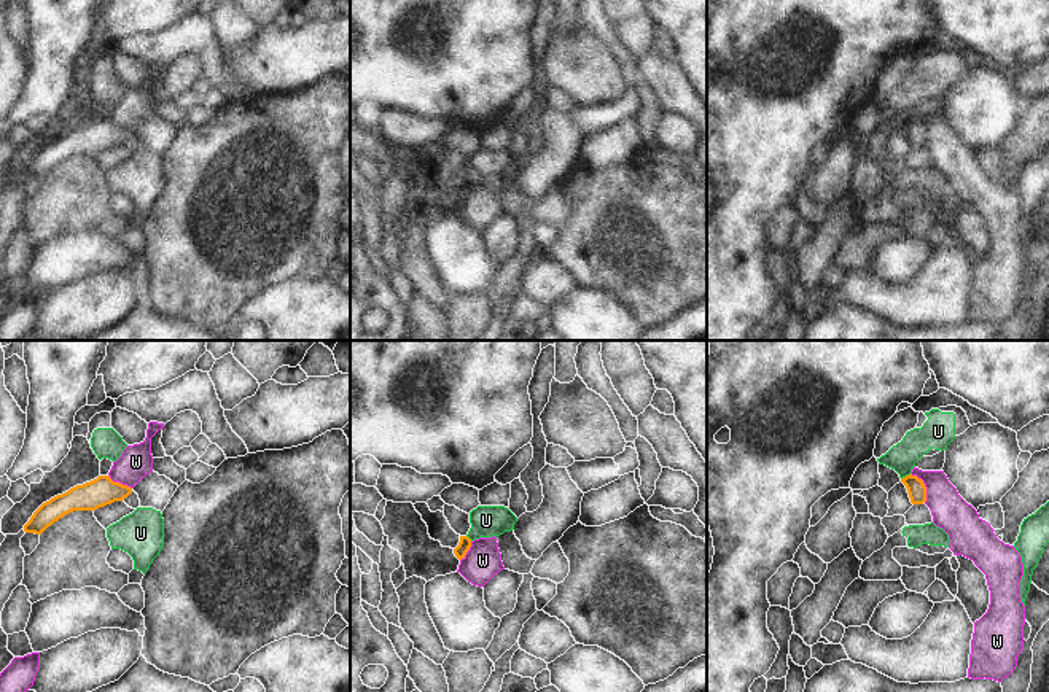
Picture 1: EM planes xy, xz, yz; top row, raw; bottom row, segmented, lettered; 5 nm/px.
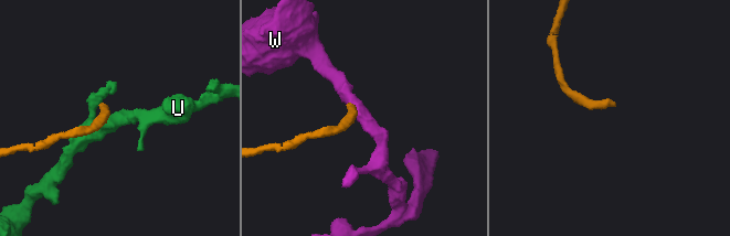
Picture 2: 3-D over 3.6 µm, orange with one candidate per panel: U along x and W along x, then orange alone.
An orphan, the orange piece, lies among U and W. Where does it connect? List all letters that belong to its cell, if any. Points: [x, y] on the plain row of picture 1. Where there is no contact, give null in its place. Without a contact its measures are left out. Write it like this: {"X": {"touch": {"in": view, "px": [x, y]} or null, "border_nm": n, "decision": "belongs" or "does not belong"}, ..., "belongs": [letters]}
{"U": {"touch": {"in": "yz", "px": [906, 120]}, "border_nm": 60, "decision": "does not belong"}, "W": {"touch": {"in": "yz", "px": [924, 129]}, "border_nm": 170, "decision": "does not belong"}, "belongs": []}

